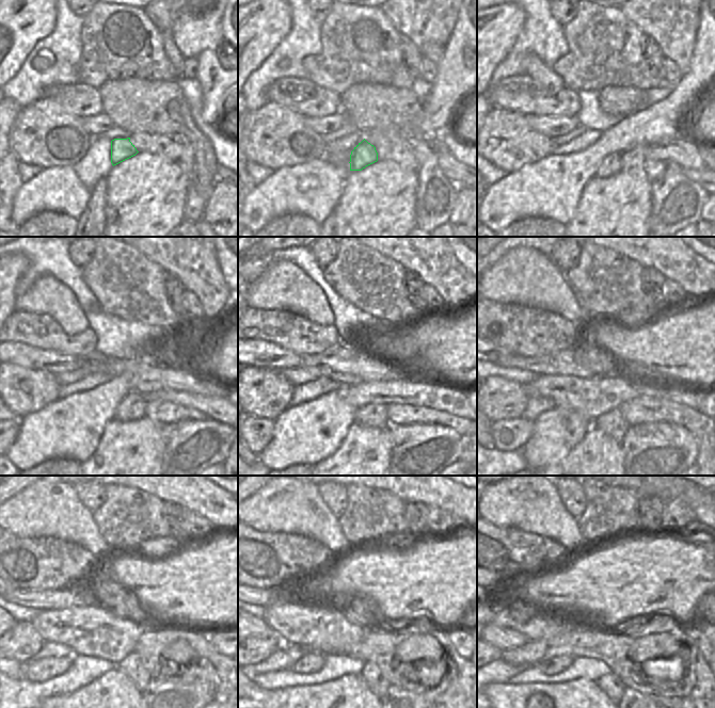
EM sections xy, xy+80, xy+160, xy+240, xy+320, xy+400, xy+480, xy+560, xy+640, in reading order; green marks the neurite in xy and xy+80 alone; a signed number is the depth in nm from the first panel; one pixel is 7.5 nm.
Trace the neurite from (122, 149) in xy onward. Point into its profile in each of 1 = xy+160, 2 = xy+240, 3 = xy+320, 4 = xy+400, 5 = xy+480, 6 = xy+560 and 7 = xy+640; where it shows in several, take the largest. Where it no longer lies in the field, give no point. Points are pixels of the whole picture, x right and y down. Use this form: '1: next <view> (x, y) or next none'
1: next xy+160 (610, 165)
2: next xy+240 (132, 407)
3: next xy+320 (374, 415)
4: next xy+400 (613, 423)
5: next xy+480 (131, 665)
6: next xy+560 (370, 673)
7: next xy+640 (610, 684)

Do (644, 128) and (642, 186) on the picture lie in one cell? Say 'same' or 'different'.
different

